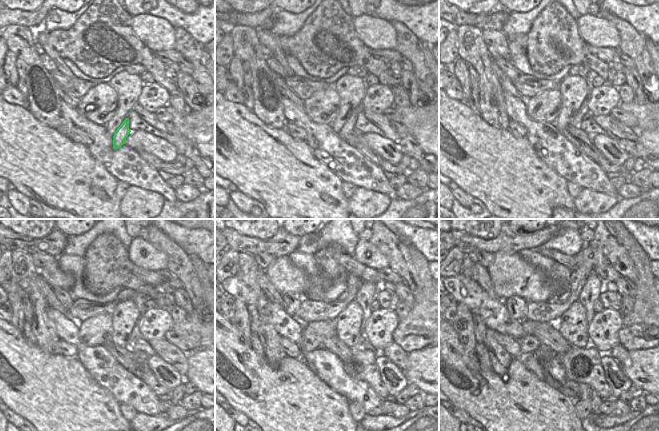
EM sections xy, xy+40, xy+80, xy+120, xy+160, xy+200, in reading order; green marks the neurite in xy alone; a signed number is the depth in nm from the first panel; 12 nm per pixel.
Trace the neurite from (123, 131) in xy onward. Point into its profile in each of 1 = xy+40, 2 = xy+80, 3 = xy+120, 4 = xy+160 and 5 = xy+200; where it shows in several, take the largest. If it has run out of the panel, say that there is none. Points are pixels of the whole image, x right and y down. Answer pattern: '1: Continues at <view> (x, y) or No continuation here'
1: Continues at xy+40 (348, 128)
2: Continues at xy+80 (577, 118)
3: Continues at xy+120 (140, 300)
4: Continues at xy+160 (365, 295)
5: Continues at xy+200 (591, 292)

